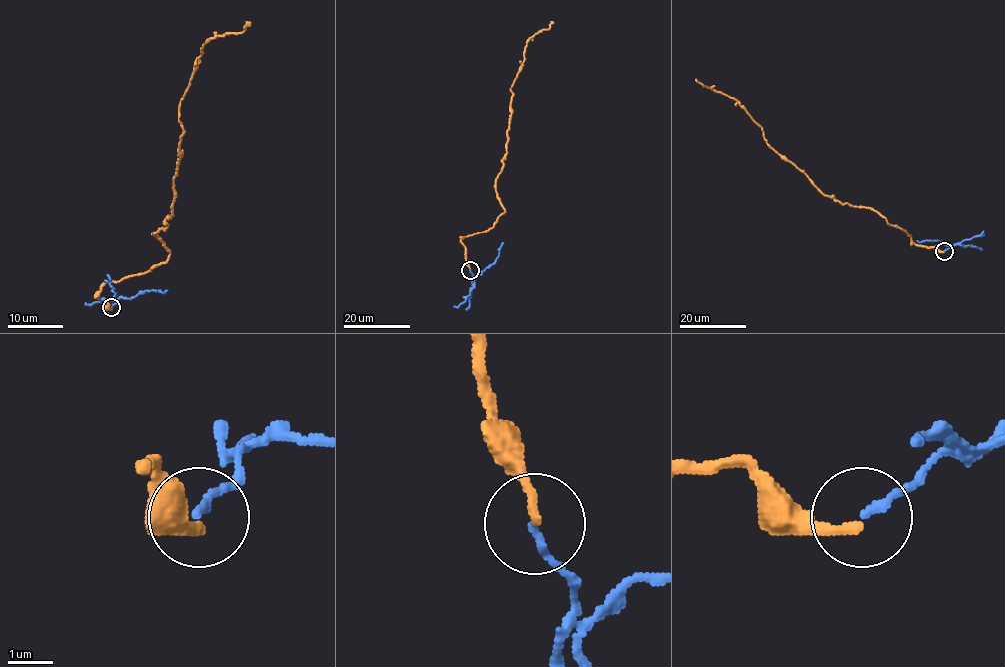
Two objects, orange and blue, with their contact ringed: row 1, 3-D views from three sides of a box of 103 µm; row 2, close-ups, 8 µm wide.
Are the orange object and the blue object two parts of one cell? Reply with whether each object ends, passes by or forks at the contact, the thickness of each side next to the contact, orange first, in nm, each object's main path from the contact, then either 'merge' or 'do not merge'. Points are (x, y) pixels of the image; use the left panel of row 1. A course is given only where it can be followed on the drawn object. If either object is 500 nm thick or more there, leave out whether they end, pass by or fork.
orange ends; blue ends; calibres 190 and 160 nm; course orange (111, 308), (96, 295), (108, 281), (169, 252), (155, 233), (172, 215), (180, 103), (201, 49), (245, 21); course blue (111, 308), (118, 298), (134, 298), (145, 291), (168, 290); do not merge

